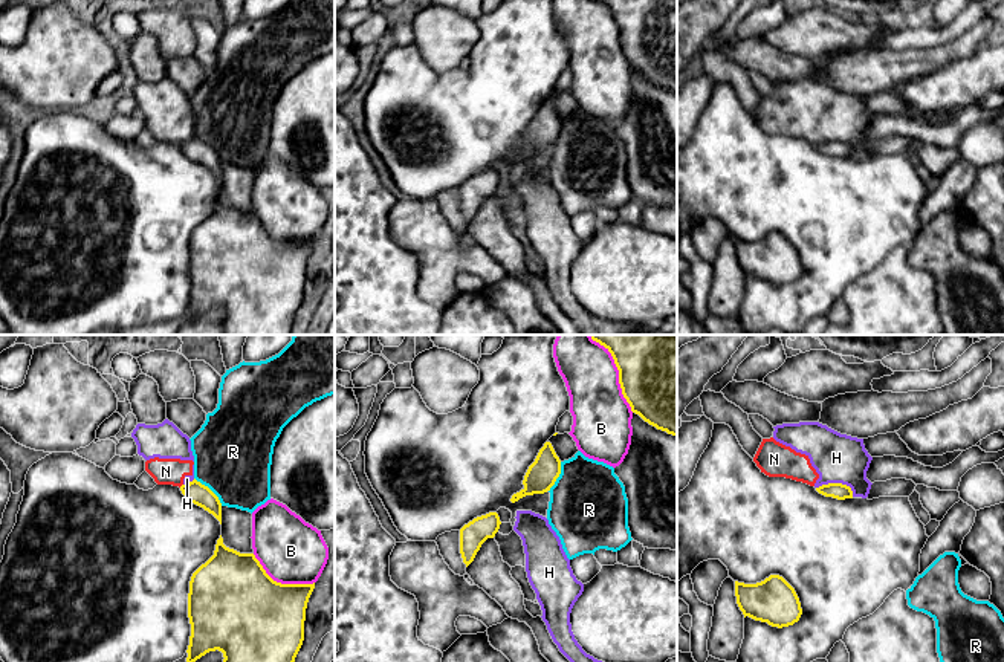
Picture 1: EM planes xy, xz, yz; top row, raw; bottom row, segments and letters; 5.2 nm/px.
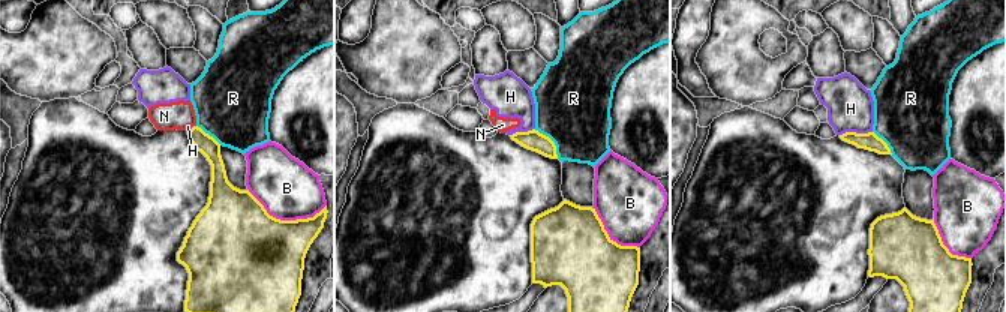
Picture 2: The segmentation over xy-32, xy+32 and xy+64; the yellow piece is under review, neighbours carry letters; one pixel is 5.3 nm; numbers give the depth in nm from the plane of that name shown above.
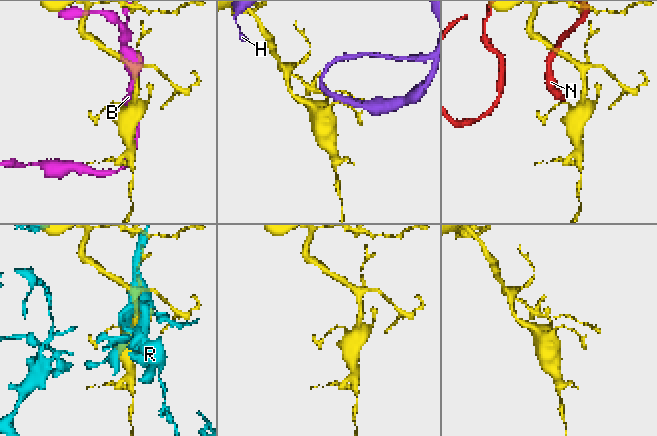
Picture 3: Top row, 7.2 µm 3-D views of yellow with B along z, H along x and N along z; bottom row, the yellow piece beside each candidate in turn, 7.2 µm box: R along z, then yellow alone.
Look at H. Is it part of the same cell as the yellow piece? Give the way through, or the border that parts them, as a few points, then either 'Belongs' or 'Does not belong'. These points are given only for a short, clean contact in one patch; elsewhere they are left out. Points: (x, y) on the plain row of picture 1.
Boundary: yz (816, 146), (825, 141), (845, 141), (853, 153). Does not belong

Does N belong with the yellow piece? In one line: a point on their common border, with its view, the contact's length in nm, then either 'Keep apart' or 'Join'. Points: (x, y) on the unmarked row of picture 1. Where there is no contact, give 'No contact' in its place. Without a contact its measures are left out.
No contact. Keep apart

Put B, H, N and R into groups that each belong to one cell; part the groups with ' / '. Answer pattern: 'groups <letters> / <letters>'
groups B / H N / R

